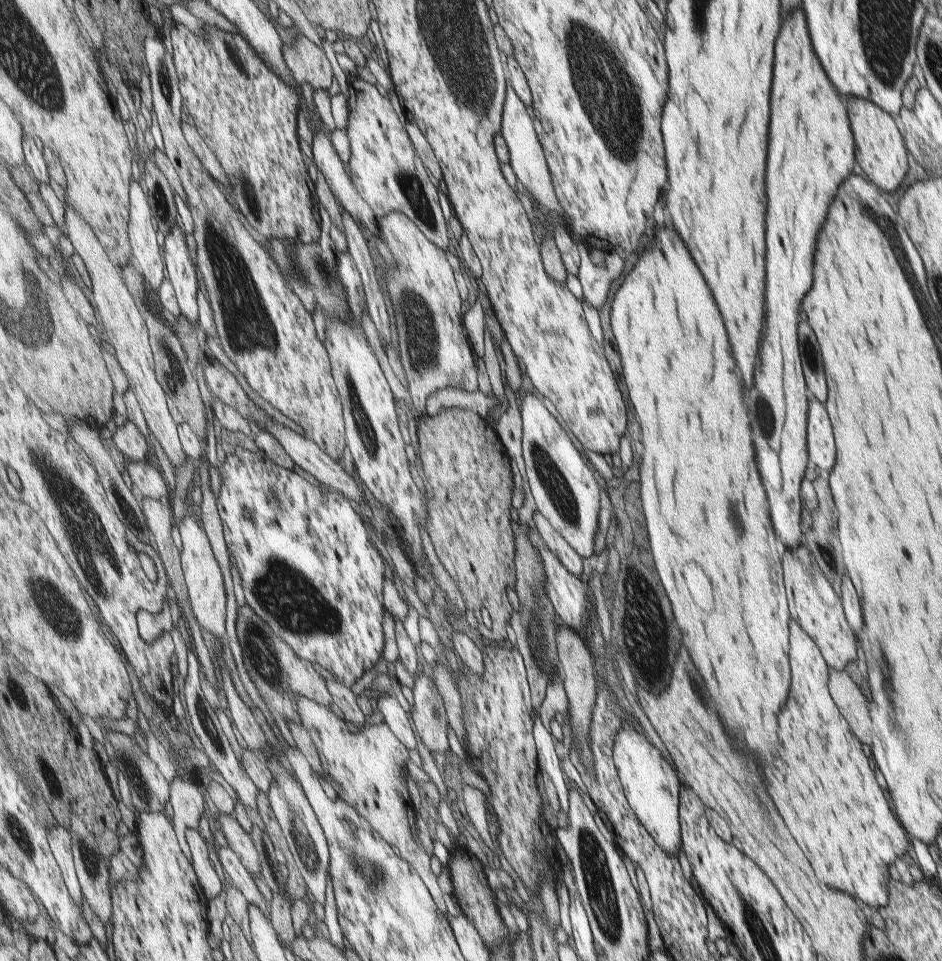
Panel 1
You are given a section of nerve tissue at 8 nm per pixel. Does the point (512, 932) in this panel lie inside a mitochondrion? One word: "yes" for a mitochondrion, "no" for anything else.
no

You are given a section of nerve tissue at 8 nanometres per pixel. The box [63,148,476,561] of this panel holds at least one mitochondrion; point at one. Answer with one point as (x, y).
(248, 327)

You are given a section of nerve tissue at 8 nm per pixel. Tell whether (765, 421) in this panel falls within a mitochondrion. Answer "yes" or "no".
yes

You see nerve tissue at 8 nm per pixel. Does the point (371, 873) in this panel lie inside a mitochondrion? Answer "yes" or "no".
yes

